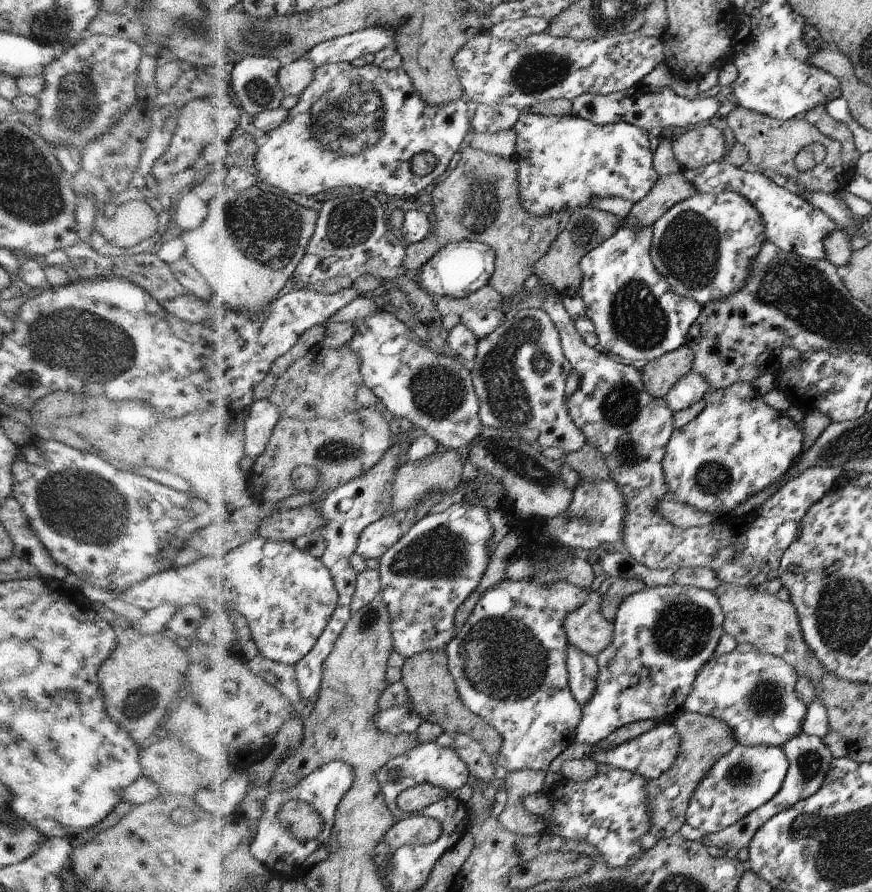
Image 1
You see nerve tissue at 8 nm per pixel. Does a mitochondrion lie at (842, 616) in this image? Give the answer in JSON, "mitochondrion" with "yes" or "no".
{"mitochondrion":"yes"}

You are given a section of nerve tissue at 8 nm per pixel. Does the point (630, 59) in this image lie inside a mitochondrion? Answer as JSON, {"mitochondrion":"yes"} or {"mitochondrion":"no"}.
{"mitochondrion":"no"}

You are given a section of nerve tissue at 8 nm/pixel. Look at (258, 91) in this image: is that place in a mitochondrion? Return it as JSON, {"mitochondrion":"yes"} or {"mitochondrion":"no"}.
{"mitochondrion":"yes"}

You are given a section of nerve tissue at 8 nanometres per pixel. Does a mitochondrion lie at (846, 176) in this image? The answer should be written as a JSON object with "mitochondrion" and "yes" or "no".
{"mitochondrion":"no"}

